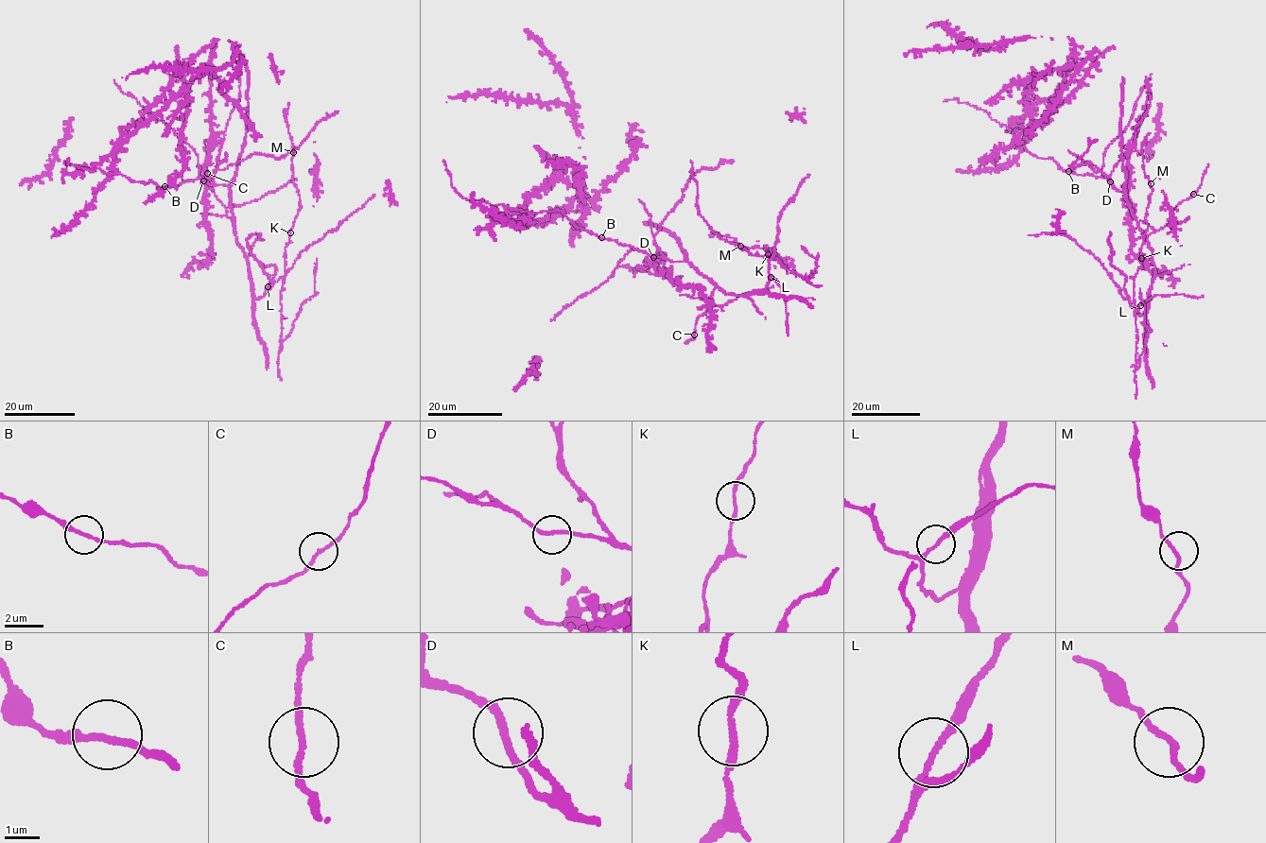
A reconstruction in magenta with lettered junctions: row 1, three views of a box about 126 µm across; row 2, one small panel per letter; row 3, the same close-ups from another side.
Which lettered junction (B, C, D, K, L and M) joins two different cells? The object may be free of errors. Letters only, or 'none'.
none

